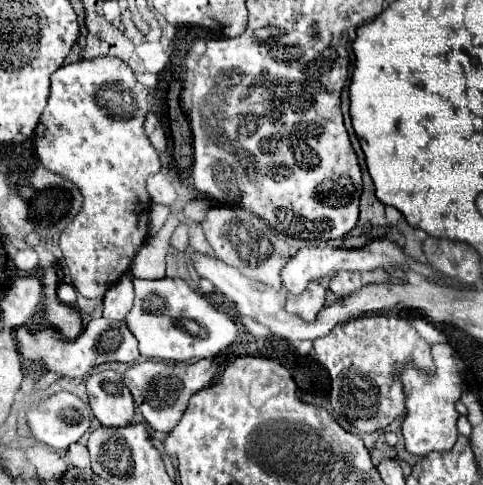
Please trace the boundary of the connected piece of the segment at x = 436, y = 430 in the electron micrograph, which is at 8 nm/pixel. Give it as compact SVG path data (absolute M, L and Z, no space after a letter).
M449 344L433 346L435 358L435 376L425 376L417 368L405 368L401 374L405 392L407 392L407 416L403 420L403 438L405 450L419 458L427 456L429 452L445 452L451 450L457 440L457 410L455 400L463 392L463 370L465 364L455 354Z

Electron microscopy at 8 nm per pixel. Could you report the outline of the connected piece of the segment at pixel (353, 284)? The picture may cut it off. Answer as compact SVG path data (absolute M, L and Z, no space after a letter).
M337 272L333 276L329 288L337 296L347 296L371 282L377 282L377 274L373 274L373 272Z

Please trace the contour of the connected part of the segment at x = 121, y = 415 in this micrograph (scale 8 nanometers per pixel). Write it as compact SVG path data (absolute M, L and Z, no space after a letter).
M99 370L87 378L89 404L101 426L123 428L133 424L135 402L123 378L113 370Z

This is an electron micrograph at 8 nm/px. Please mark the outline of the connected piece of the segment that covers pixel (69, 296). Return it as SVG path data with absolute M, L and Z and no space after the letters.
M61 284L59 286L59 292L57 292L57 296L59 296L59 300L61 302L65 302L65 304L75 304L75 300L77 300L77 292L75 292L75 288L71 286L71 284Z

